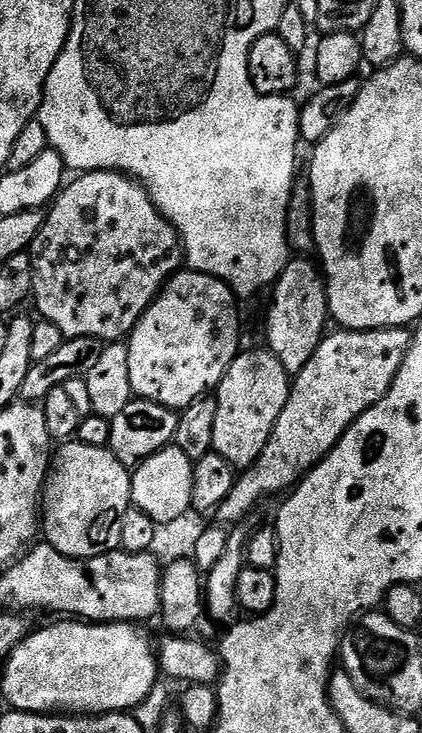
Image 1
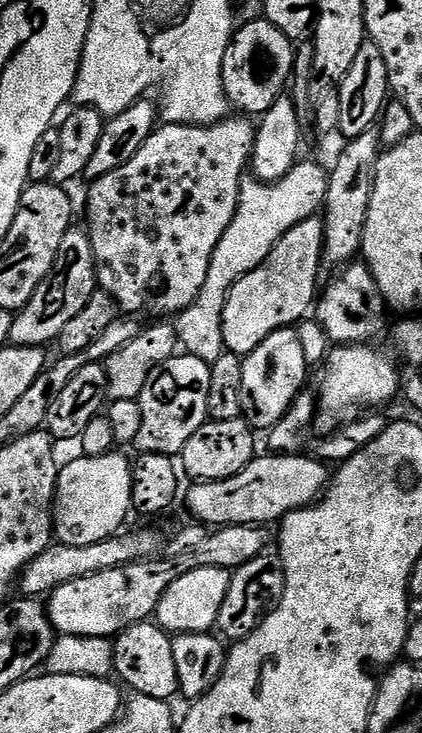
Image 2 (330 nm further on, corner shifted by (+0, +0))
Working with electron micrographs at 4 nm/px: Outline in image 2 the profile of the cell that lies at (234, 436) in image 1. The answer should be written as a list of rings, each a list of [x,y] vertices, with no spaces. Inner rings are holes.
[[[291,327],[278,329],[270,334],[268,338],[252,353],[243,357],[242,366],[242,410],[243,419],[247,420],[249,426],[254,430],[270,430],[290,410],[290,406],[296,401],[296,395],[305,387],[304,379],[308,376],[308,360],[304,357],[304,344],[300,341],[298,333]]]

